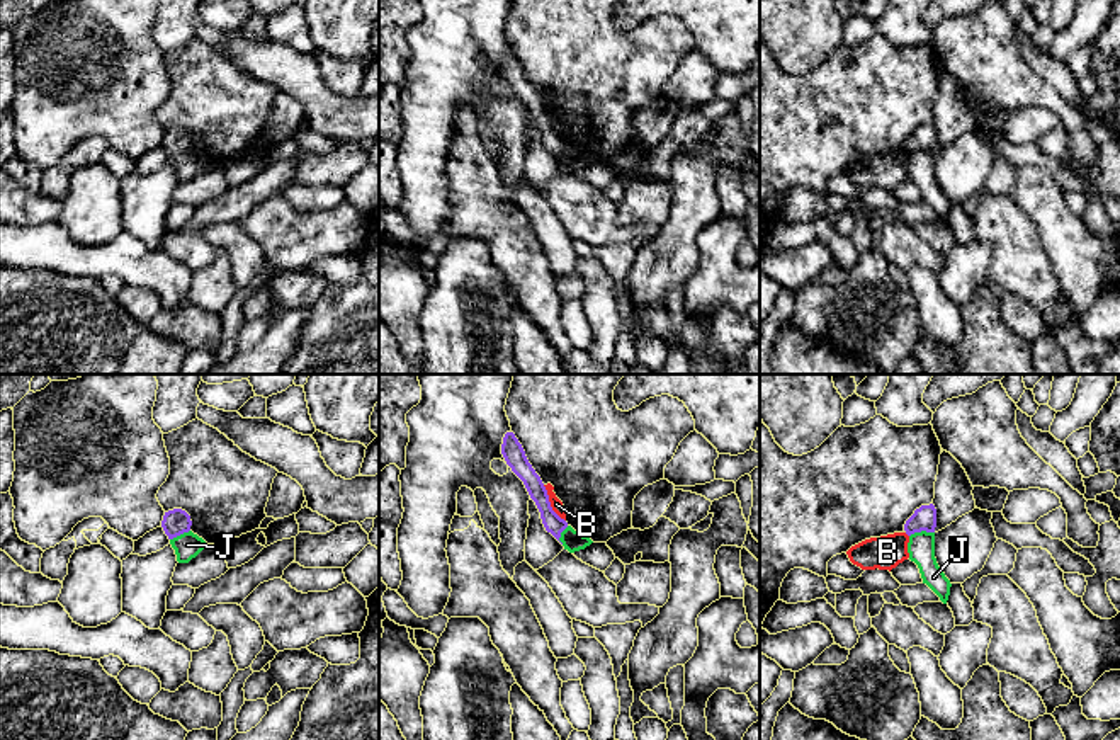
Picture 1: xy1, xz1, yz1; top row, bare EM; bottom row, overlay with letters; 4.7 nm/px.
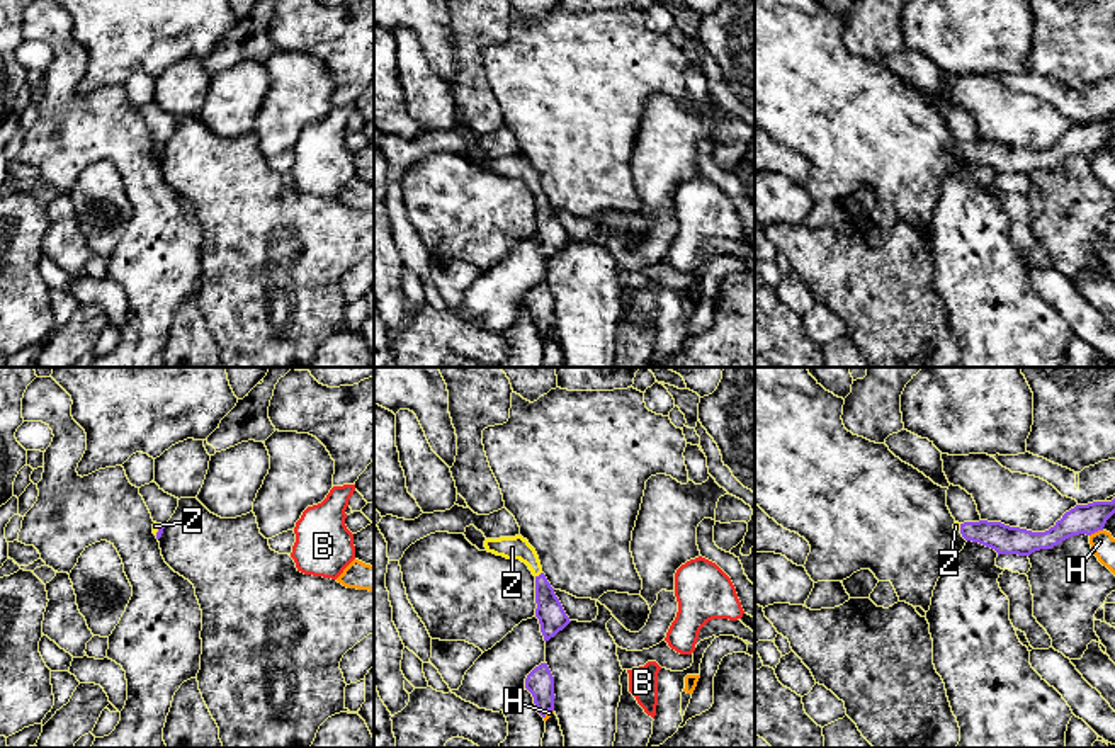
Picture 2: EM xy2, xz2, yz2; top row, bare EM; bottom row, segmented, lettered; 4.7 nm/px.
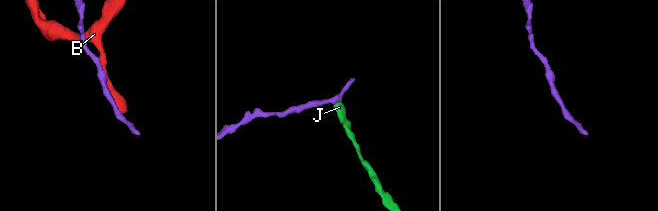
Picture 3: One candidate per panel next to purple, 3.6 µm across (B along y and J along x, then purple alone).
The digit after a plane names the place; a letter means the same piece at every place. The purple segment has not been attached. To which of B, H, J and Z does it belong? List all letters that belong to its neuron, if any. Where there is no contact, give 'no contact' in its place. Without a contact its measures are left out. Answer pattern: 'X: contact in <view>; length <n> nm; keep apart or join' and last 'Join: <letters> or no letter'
B: contact in xz1; length 200 nm; keep apart
H: contact in yz2; length 70 nm; keep apart
J: contact in yz1; length 120 nm; keep apart
Z: contact in xz2; length 40 nm; join
Join: Z

